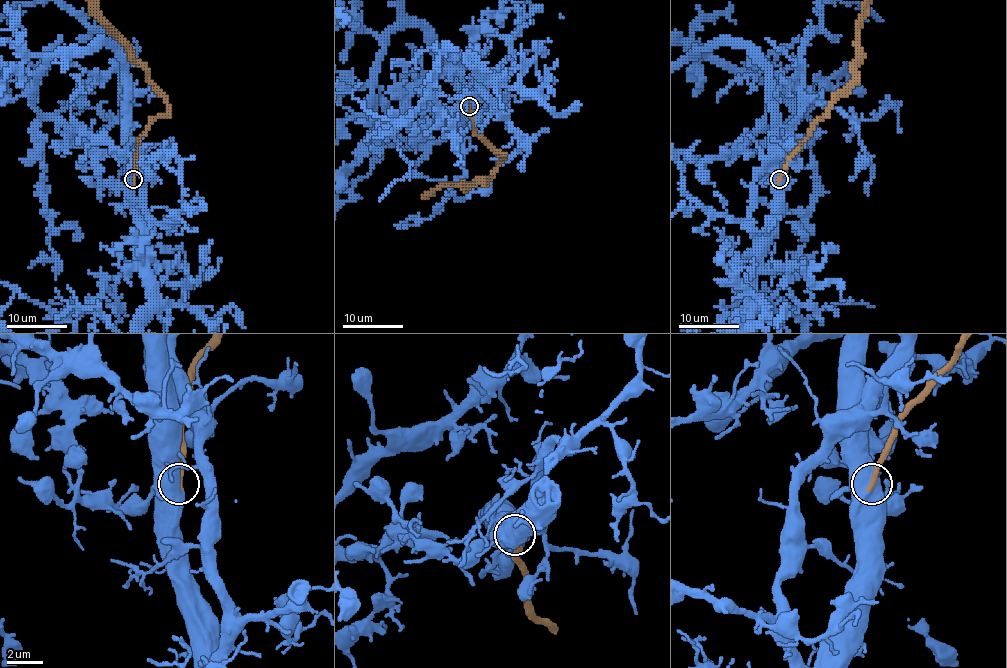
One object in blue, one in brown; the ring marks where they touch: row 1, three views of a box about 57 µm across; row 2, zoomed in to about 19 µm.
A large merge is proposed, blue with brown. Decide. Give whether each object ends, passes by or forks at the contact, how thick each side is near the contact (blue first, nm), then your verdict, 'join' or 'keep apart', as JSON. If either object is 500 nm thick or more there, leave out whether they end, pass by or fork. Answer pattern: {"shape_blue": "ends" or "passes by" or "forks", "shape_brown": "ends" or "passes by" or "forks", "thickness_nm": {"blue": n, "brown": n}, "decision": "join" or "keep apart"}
{"thickness_nm": {"blue": 900, "brown": 360}, "decision": "join"}

